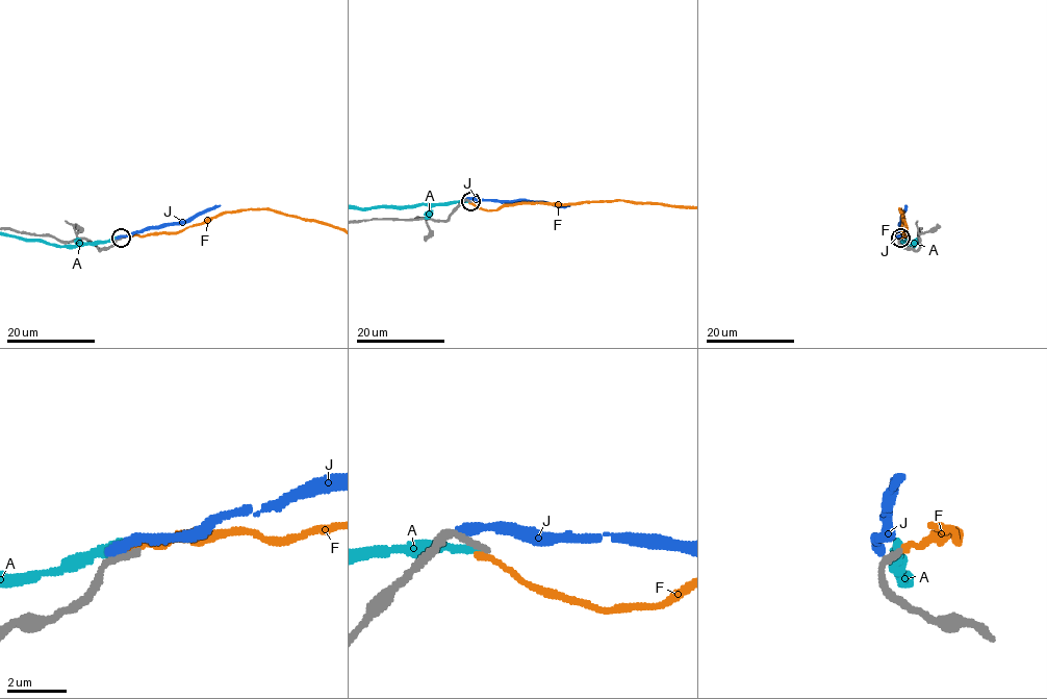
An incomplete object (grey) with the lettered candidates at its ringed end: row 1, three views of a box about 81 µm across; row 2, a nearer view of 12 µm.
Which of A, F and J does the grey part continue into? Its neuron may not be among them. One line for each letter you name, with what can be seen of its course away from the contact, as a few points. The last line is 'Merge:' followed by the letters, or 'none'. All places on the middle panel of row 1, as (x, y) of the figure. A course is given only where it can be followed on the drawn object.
Merge: none

